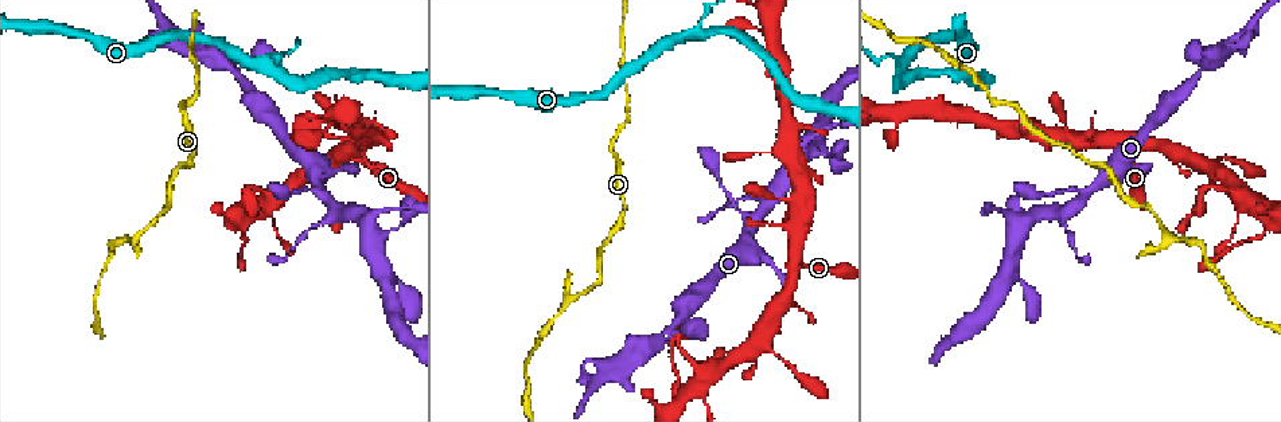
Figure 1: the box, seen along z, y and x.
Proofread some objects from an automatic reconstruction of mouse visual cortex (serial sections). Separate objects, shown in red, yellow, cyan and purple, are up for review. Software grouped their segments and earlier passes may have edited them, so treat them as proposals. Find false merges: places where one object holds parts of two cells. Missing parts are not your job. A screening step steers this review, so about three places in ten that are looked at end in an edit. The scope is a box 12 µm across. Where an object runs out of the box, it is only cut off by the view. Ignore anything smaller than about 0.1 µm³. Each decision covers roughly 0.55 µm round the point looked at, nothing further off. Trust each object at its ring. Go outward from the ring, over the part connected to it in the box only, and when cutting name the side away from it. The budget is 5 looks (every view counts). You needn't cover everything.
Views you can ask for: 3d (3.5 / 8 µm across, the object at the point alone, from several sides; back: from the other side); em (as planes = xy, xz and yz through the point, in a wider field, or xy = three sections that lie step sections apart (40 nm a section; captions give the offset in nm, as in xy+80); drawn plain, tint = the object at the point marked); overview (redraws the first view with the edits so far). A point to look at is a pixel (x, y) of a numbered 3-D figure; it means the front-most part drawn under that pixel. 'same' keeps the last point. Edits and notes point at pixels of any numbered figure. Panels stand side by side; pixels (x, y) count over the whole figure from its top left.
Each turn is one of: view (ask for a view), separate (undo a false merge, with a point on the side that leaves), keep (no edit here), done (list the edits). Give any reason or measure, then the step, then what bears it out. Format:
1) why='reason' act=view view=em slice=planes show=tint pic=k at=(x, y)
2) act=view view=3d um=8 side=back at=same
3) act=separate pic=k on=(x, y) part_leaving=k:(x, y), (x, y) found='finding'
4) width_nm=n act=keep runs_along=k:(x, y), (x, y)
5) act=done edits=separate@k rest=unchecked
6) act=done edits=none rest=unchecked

why='sudden change in width' act=view view=3d um=8 pic=1 at=(904, 68)

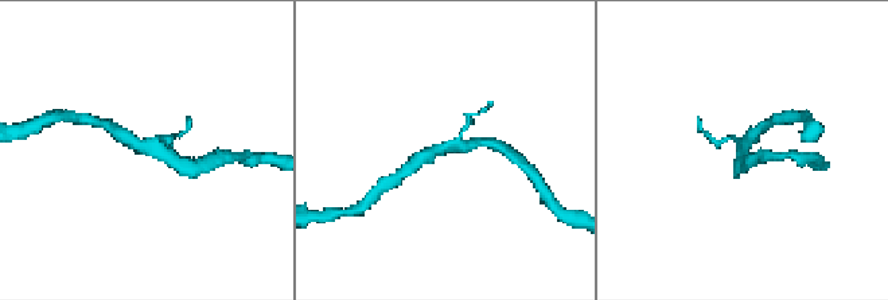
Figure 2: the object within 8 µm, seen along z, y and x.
why='now the EM' act=view view=em slice=xy step=5 show=tint pic=2 at=(741, 147)

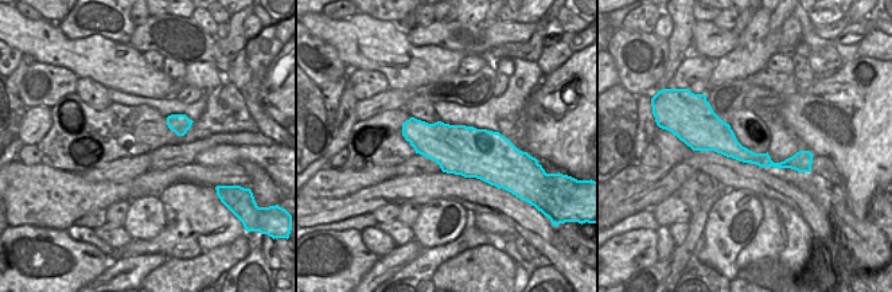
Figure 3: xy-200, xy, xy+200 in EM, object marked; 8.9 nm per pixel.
arms=3 act=keep runs_along=3:(694, 140), (772, 164), (802, 154) found='one cell here'

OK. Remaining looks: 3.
why='thin neck' act=view view=3d um=8 pic=1 at=(555, 316)

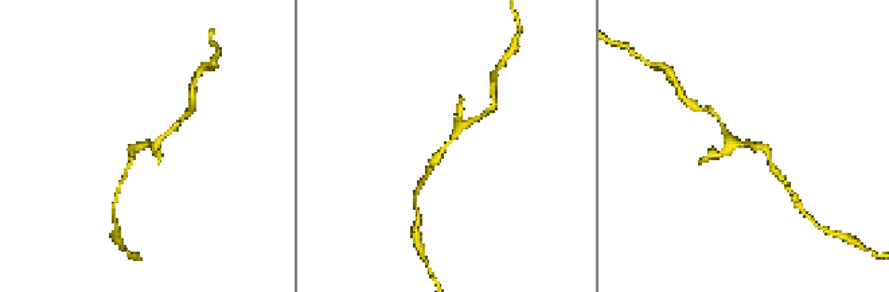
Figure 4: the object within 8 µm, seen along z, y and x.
why='closer look' act=view view=3d um=3.5 pic=4 at=(447, 146)

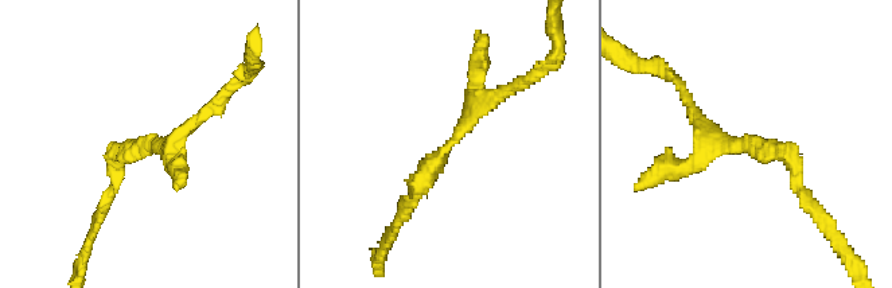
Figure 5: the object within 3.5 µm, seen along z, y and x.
arm_widths_nm=200,200 why='need the tissue' act=view view=em slice=xy step=2 show=tint pic=5 at=(151, 145)

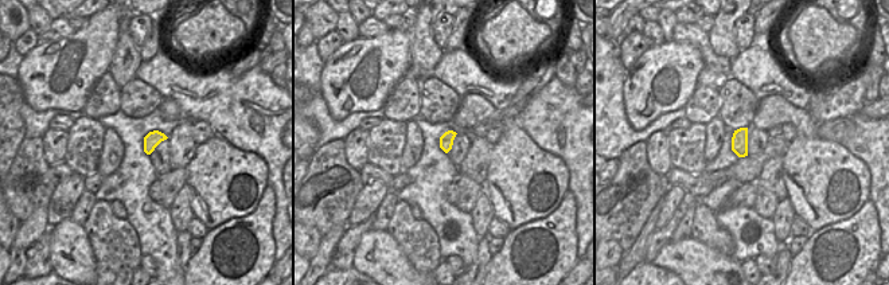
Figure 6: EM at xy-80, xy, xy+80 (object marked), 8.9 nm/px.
act=keep runs_along=5:(507, 90), (470, 115), (416, 197) found='continuous, no second cell'

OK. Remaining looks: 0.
act=done edits=none rest=unchecked

